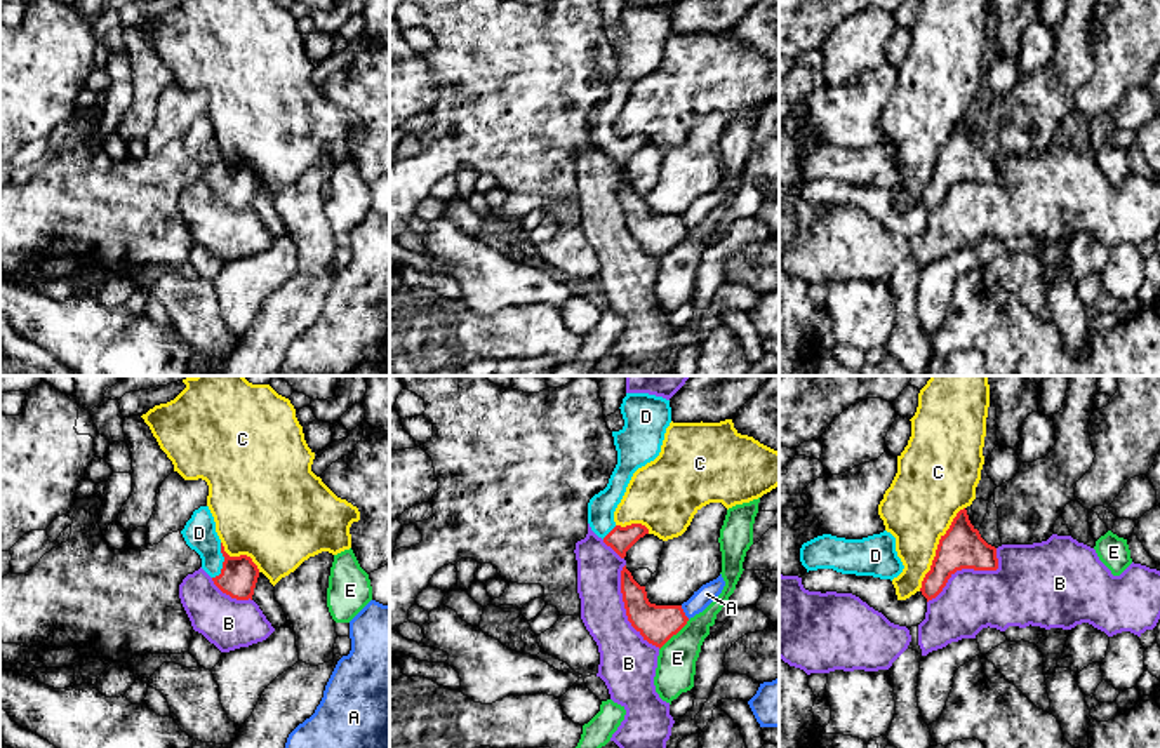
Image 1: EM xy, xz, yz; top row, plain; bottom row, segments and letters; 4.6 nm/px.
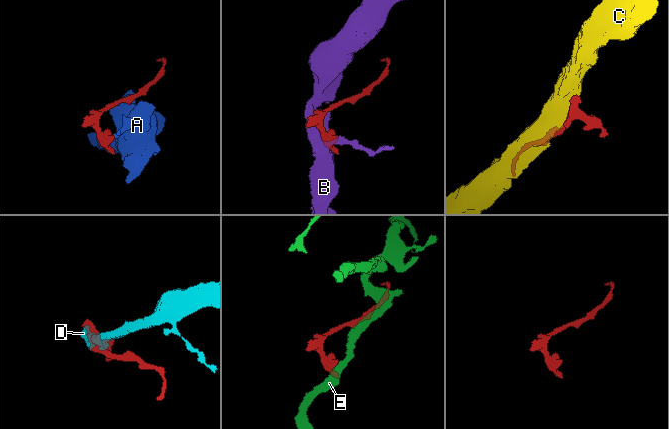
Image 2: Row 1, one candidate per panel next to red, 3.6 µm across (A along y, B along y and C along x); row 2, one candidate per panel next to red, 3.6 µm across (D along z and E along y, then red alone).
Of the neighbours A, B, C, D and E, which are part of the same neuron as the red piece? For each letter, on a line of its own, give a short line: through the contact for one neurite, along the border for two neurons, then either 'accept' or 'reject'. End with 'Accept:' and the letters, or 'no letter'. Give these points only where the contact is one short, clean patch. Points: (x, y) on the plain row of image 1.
A: line xz (680, 216), (689, 228); reject
B: reject
C: reject
D: line xy (239, 185), (223, 173), (199, 143); accept
E: reject
Accept: D

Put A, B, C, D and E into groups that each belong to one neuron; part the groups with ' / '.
A / B / C / D / E

